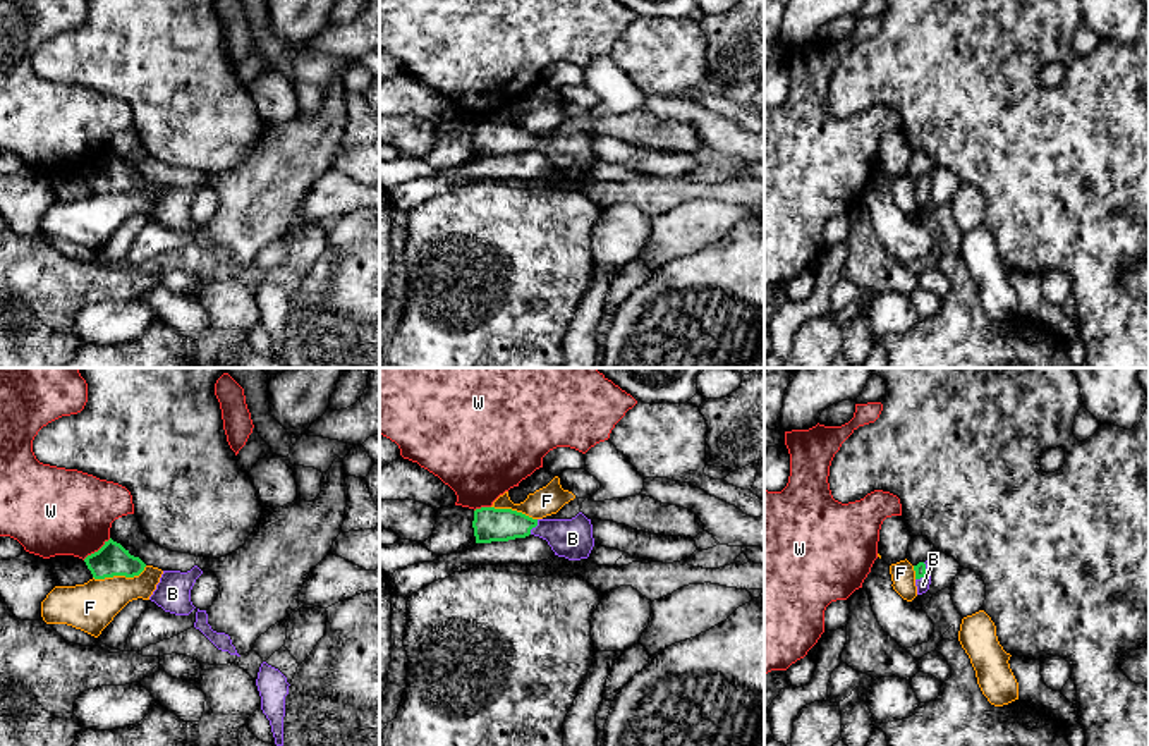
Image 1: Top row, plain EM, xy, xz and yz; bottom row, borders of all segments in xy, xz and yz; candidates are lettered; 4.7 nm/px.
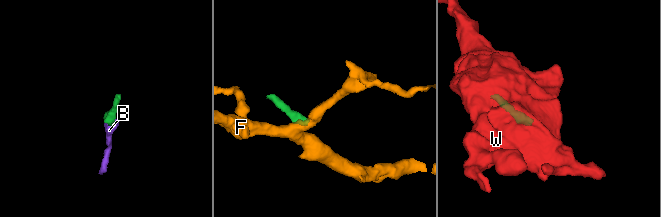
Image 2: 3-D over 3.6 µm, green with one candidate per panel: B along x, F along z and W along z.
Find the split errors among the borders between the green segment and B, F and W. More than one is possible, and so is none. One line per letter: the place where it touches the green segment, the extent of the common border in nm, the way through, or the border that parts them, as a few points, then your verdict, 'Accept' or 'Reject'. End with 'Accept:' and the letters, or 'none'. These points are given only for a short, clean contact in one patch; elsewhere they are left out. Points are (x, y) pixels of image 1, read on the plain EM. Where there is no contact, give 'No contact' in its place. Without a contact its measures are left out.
B: Touches green at xz (534, 141). Shared border 80 nm. Path across: xz (490, 140), (534, 141), (572, 153). Accept
F: Touches green at xy (119, 189). Shared border 260 nm. Boundary: xy (146, 181), (133, 191), (93, 193). Reject
W: Touches green at xy (98, 165). Shared border 170 nm. Reject
Accept: B

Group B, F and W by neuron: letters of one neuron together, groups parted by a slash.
B / F / W

